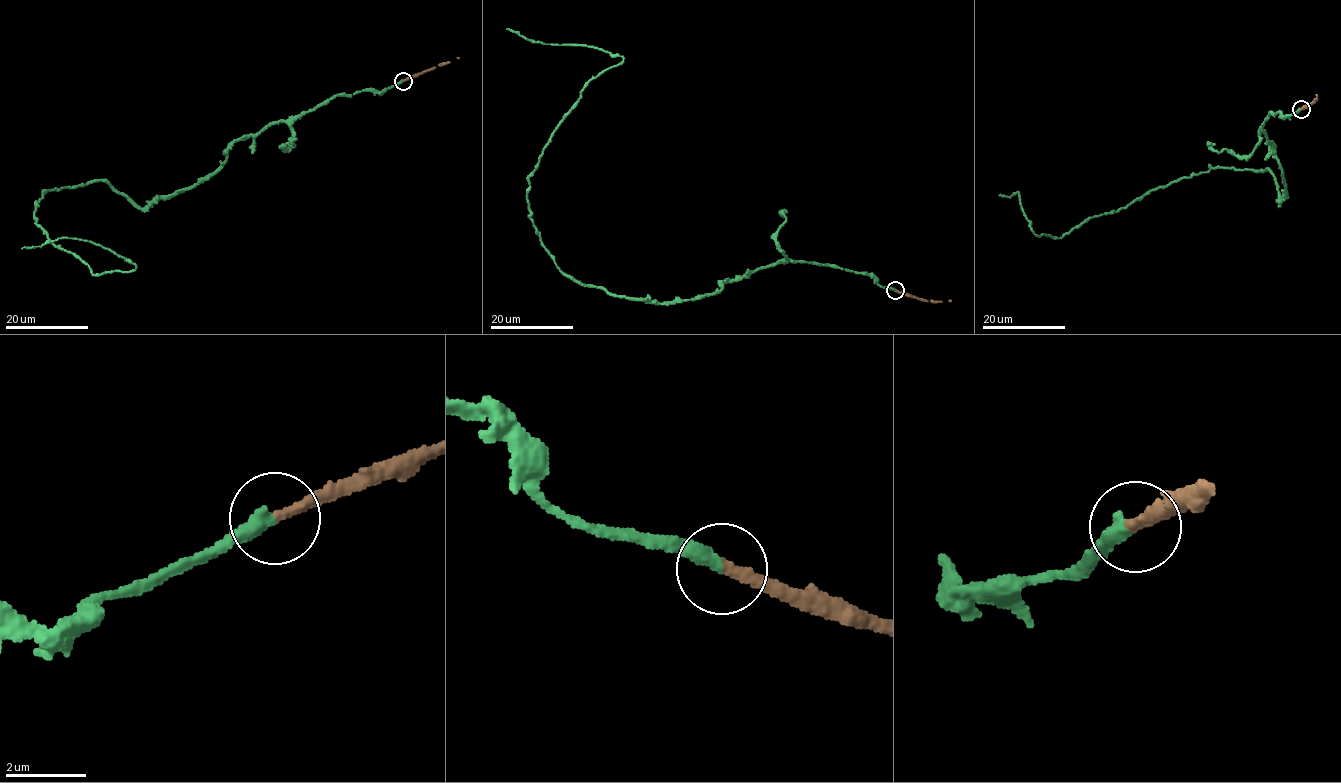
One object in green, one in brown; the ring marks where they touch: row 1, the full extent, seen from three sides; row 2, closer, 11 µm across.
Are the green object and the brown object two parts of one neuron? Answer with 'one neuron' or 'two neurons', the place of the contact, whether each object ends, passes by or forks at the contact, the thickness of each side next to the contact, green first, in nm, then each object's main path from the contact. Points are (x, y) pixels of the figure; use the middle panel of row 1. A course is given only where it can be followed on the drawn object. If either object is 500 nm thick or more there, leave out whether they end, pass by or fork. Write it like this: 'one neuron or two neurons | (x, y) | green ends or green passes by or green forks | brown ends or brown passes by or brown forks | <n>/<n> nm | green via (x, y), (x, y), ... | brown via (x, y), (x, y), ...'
one neuron | (895, 290) | green ends | brown ends | 380/280 nm | green via (895, 291), (798, 262), (665, 303), (567, 276), (535, 229), (528, 175), (583, 88), (623, 61), (506, 29) | brown via (895, 291), (926, 300), (951, 300)

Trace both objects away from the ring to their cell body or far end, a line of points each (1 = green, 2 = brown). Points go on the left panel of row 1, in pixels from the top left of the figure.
1: (403, 81), (243, 136), (147, 206), (46, 192), (50, 242), (130, 271), (88, 241), (21, 248)
2: (403, 81), (459, 57)

